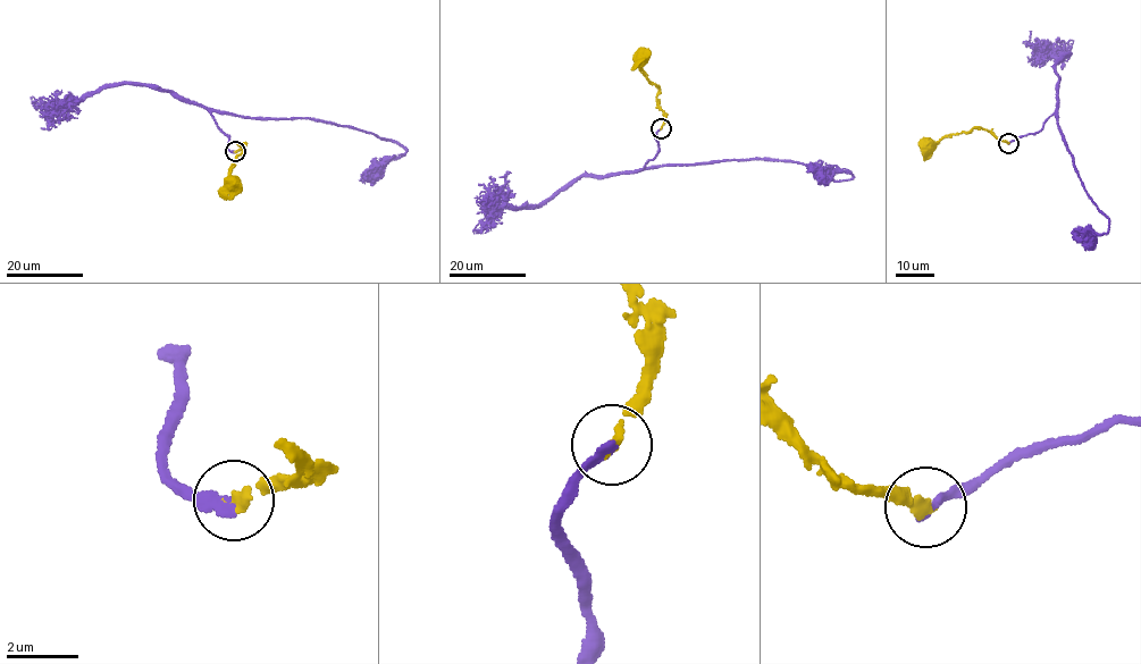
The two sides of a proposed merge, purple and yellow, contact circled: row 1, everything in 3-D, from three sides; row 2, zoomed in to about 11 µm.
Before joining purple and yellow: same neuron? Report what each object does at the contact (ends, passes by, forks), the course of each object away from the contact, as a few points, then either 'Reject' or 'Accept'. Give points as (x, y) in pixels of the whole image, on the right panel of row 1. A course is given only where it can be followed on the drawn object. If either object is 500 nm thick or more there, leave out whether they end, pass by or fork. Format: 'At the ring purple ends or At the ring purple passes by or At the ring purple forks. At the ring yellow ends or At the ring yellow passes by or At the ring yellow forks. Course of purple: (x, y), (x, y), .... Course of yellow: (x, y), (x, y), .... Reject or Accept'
At the ring purple ends. At the ring yellow ends. Course of purple: (1008, 143), (1041, 131), (1056, 111), (1081, 181), (1109, 221), (1106, 233), (1099, 235), (1092, 229), (1076, 236). Course of yellow: (1008, 143), (979, 128), (953, 134), (928, 144). Accept

